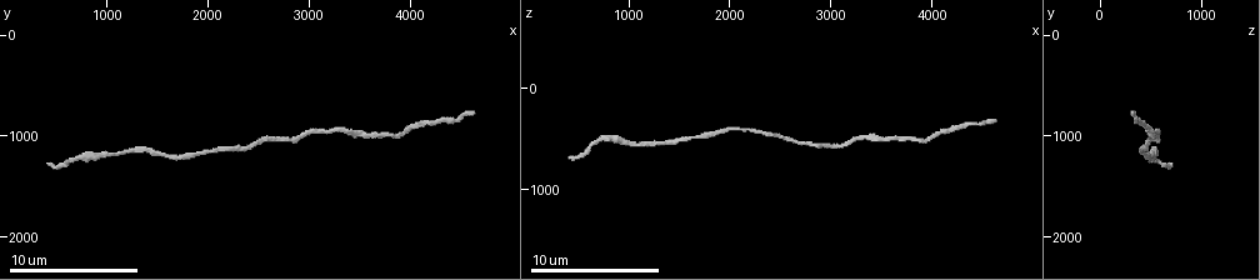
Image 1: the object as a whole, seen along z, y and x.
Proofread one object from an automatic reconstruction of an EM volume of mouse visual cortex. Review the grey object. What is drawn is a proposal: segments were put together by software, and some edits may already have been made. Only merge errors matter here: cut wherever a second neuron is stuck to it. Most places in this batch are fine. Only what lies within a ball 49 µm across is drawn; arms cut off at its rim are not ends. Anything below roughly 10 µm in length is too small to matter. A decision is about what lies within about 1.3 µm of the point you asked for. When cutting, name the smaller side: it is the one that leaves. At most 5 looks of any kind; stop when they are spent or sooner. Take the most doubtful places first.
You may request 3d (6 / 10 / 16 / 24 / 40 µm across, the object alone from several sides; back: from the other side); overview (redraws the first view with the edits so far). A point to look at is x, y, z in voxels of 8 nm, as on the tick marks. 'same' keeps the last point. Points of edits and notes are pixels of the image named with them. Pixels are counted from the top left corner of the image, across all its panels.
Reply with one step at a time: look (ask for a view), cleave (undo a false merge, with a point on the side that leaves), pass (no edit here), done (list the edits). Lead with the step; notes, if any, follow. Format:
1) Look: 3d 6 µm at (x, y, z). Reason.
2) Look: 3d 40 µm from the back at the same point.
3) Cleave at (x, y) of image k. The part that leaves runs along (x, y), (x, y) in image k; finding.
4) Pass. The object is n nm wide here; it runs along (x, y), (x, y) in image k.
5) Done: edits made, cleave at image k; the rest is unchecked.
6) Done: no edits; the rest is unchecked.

Look: 3d 10 µm at (3640, 1000, 500). Sudden change in width.

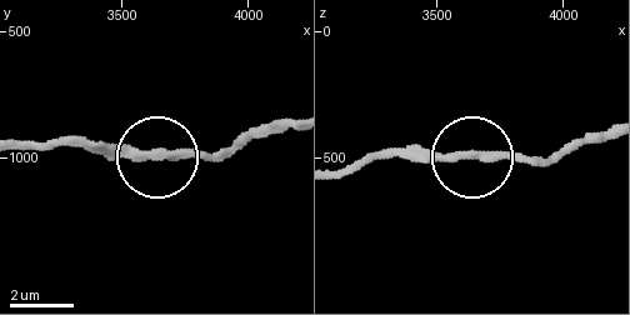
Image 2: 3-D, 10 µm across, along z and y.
Look: 3d 6 µm at (3630, 980, 490).

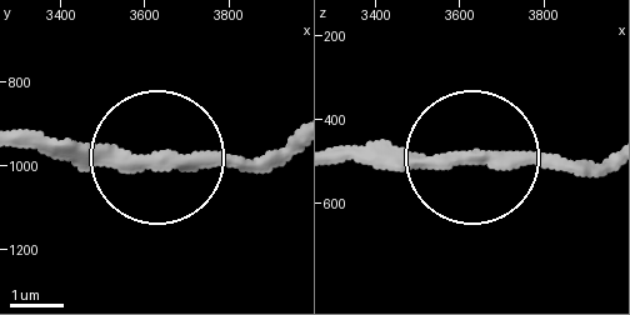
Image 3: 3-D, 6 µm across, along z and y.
Pass. It runs along (339, 165), (540, 151), (603, 165) in image 3; all the same neuron.

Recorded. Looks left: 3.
Look: 3d 10 µm at (2480, 1040, 440).

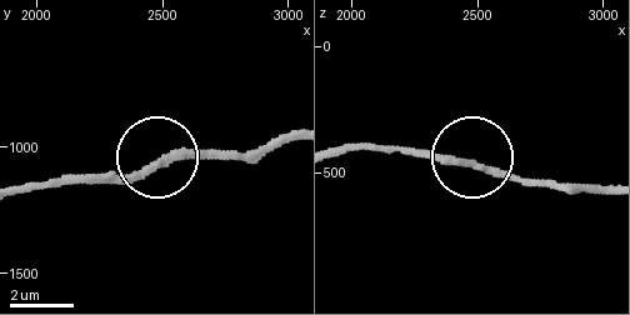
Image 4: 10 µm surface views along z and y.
Pass. The object is 240 nm wide here; it runs along (478, 164), (370, 150) in image 4; one neuron here.

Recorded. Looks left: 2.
Look: 3d 6 µm at (1640, 1240, 480). A narrow waist.

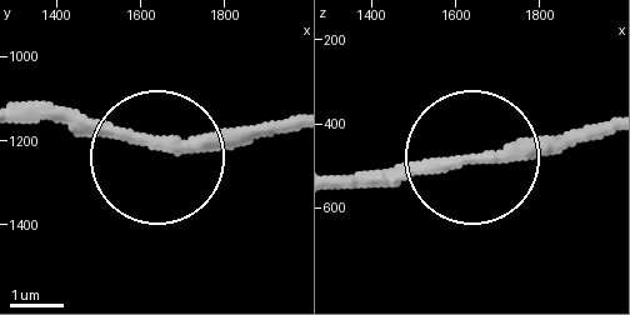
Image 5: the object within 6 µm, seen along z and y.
Pass. It runs along (596, 129), (341, 183) in image 5; one neuron here.

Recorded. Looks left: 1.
Done: no edits; the rest is unchecked.

